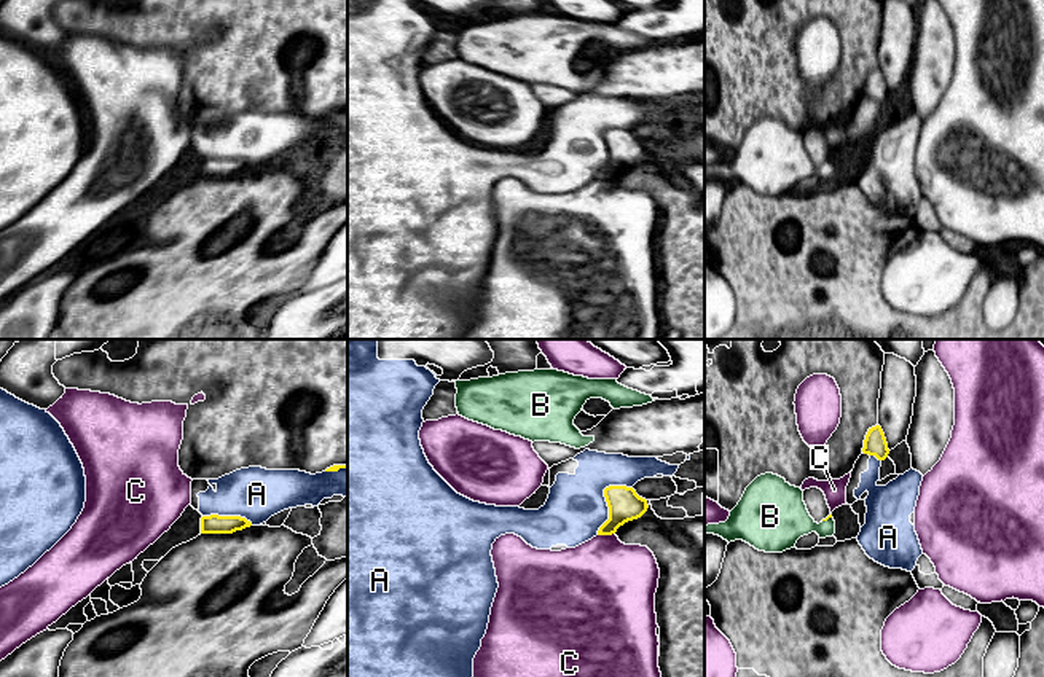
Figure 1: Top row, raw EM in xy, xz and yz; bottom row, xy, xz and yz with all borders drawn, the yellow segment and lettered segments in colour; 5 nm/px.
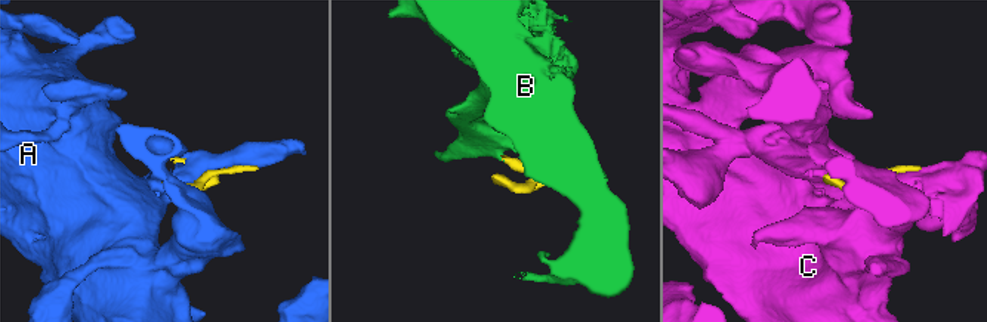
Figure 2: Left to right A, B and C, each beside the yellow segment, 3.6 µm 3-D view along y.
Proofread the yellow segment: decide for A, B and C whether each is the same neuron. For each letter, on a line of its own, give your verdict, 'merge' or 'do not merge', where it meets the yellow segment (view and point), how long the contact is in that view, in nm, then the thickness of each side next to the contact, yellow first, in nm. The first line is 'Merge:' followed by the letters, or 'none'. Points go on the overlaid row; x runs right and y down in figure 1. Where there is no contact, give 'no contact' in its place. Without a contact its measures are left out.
Merge: B
A: do not merge; meets yellow in xz at (606, 499); contact 300 nm long; 160 nm thick on the yellow side, 300 nm on the other
B: merge; meets yellow in yz at (826, 520); contact 50 nm long; 20 nm thick on the yellow side, 320 nm on the other
C: do not merge; meets yellow in xz at (606, 534); contact 90 nm long; 160 nm thick on the yellow side, 460 nm on the other

